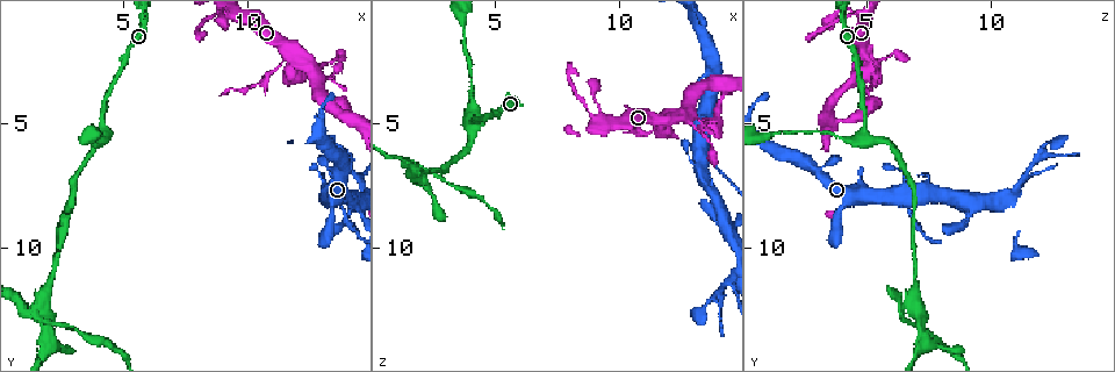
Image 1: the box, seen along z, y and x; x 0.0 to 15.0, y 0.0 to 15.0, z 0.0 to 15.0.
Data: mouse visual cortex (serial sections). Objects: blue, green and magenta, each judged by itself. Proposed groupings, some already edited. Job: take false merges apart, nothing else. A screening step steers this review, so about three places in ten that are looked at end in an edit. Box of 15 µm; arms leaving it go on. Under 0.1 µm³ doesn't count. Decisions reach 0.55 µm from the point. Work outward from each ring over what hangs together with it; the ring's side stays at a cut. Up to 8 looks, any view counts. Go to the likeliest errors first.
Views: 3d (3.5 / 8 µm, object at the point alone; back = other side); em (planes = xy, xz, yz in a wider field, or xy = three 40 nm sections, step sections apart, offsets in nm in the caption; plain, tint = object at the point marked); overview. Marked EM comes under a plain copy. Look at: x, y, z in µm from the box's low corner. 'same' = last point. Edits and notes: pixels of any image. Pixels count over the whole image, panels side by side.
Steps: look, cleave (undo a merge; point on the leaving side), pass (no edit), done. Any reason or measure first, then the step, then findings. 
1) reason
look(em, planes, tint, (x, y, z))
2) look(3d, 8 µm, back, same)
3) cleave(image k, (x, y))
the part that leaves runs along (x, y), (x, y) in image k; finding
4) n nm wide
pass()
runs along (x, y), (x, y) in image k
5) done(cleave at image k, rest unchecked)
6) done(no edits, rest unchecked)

abrupt turn
look(3d, 8 µm, (11.5, 2.5, 5.2))

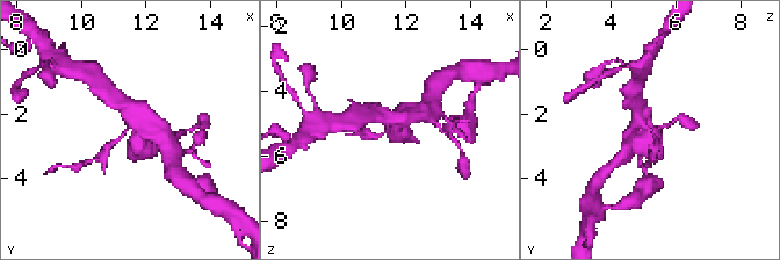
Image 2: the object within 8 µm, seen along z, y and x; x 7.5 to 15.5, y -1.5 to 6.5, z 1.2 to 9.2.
look(3d, 3.5 µm, (11.4, 2.6, 5.3))

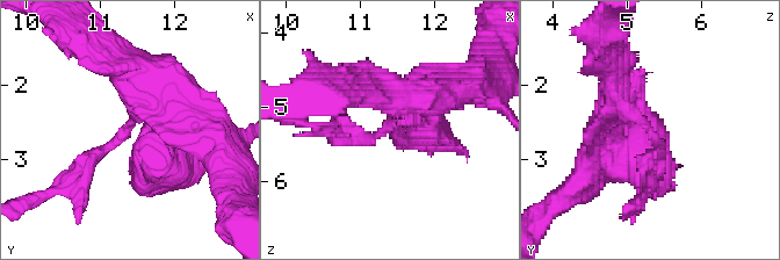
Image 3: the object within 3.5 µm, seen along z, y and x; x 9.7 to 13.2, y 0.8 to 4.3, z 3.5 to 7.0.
cleave(image 3, (340, 122))
the part that leaves runs along (372, 138), (322, 132), (294, 121) in image 3; a second cell is stuck on

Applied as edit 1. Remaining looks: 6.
look(3d, 3.5 µm, (4.0, 5.7, 5.0))

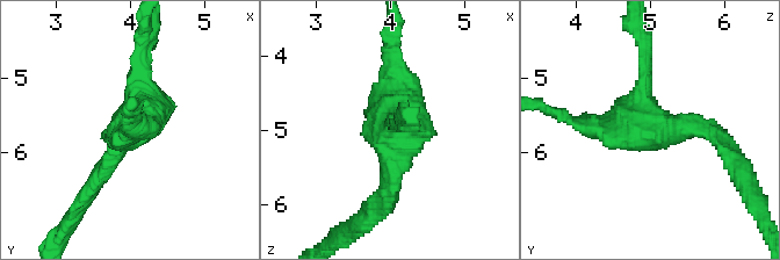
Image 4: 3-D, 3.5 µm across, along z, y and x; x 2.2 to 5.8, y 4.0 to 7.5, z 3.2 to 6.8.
arms of 200, 250, 300 nm
pass()
runs along (642, 36), (636, 114), (707, 129) in image 4; all the same cell

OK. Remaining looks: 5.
side arm on a straight run
look(3d, 3.5 µm, (1.3, 12.6, 6.4))

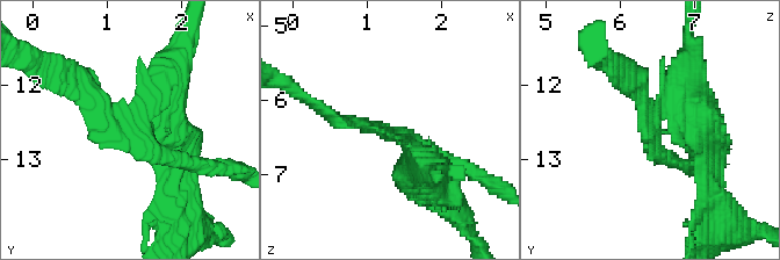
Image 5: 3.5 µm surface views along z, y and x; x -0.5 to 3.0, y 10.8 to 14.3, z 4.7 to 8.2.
3 arms; arms of 200, 200, 450 nm
look(em, xy, step 5, tint, (1.20, 12.60, 6.45))

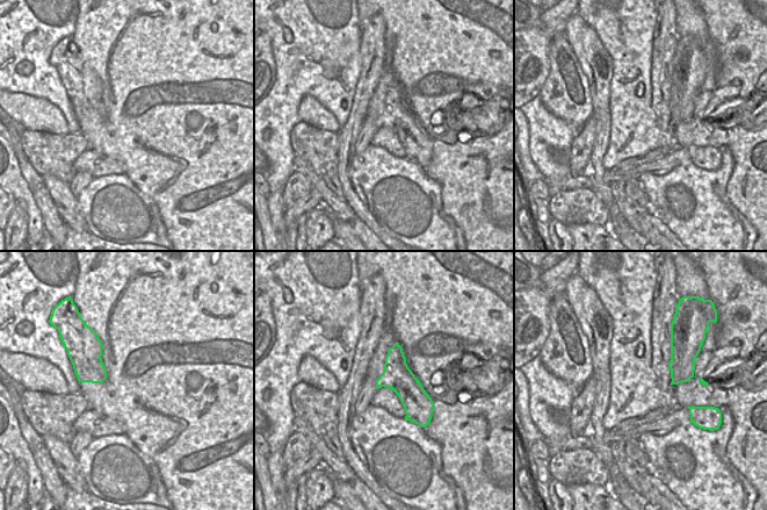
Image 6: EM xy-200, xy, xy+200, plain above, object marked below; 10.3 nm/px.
cleave(image 5, (94, 98))
a second cell is stuck on

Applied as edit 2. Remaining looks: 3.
done(cleave at image 3, cleave at image 5, rest unchecked)

